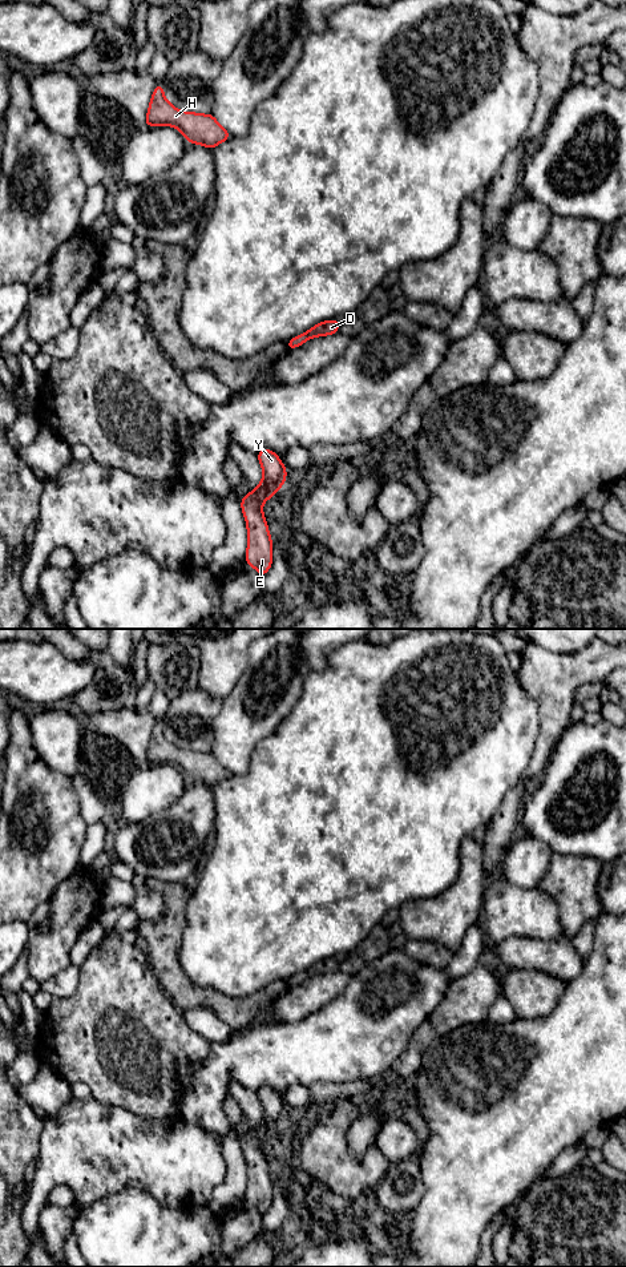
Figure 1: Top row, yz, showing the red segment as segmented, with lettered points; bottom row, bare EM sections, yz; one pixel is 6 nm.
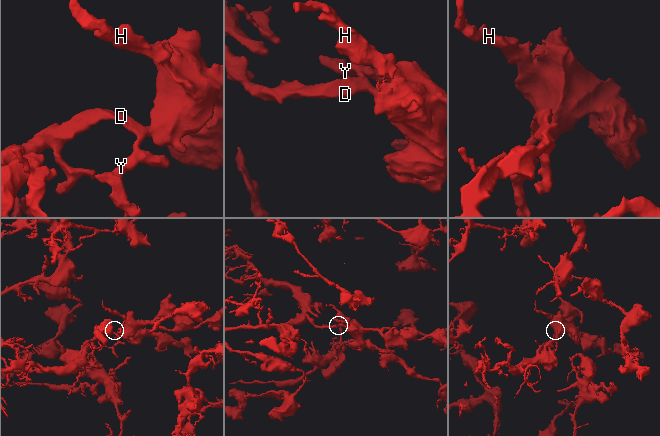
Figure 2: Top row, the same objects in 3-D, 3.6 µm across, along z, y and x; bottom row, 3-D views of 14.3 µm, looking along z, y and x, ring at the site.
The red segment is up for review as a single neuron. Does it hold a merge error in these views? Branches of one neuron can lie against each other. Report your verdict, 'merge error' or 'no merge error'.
no merge error

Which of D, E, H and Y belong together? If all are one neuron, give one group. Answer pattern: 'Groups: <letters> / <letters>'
Groups: D E H Y

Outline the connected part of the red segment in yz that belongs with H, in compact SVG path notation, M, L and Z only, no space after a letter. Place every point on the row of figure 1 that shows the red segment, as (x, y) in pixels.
M157 84L149 104L145 126L173 126L178 129L190 144L214 149L231 136L213 114L182 112L174 108L163 94L163 85Z

